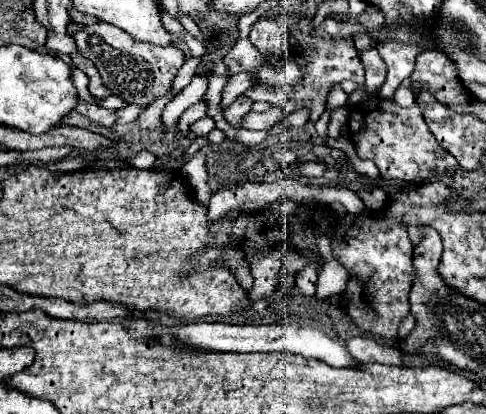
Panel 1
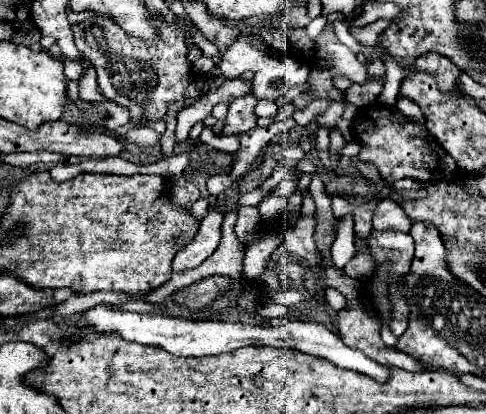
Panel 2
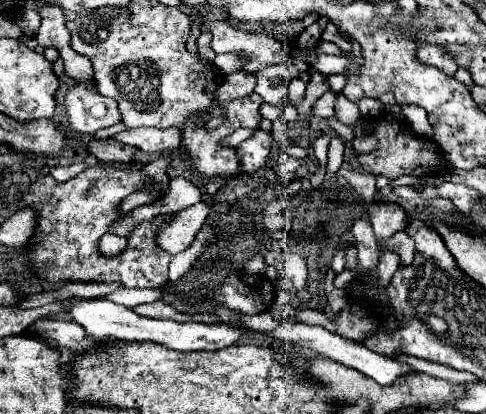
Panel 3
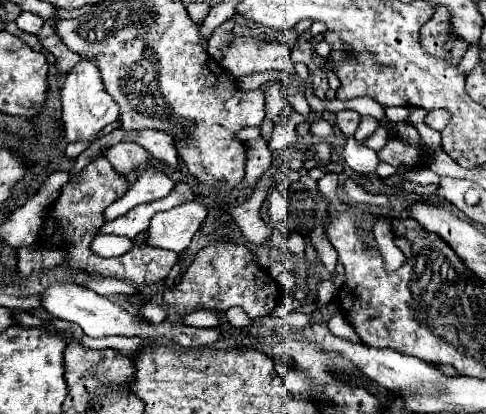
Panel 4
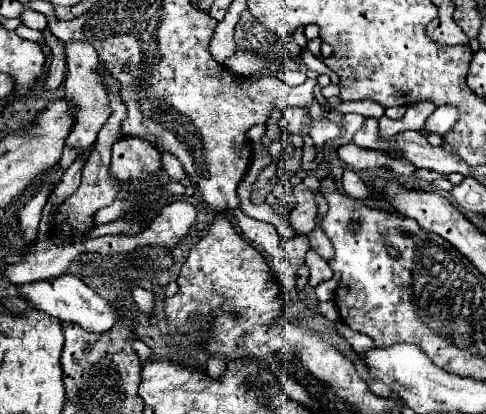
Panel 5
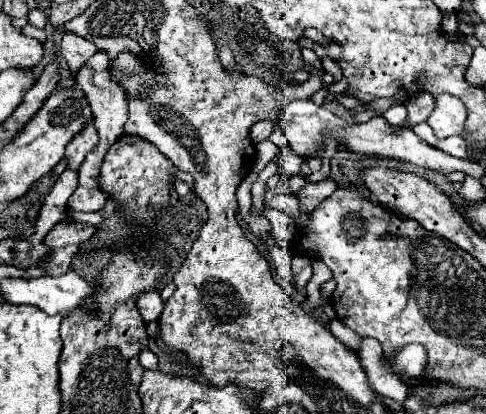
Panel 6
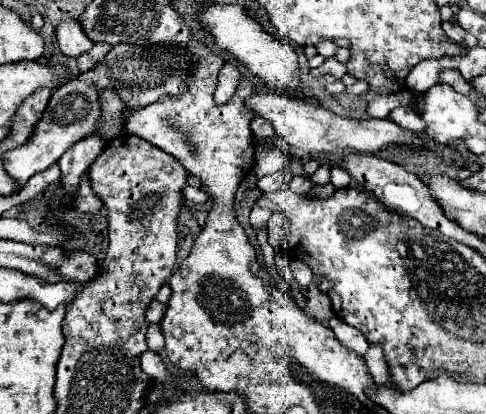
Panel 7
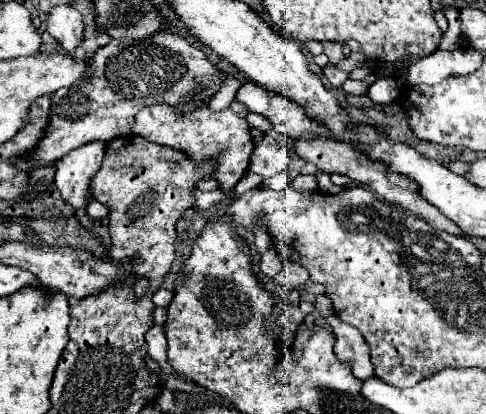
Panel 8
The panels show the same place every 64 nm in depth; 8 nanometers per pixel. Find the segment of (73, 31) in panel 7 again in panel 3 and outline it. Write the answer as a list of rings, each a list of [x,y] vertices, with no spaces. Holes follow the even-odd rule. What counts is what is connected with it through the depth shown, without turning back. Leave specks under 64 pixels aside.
[[[76,80],[76,86],[66,92],[66,110],[70,130],[76,134],[94,134],[100,128],[122,122],[116,100],[108,100],[96,92],[96,86],[86,86]]]

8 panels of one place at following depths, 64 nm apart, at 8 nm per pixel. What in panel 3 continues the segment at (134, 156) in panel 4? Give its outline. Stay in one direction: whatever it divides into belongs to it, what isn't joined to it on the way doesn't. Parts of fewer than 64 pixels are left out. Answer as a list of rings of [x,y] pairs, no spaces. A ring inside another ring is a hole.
[[[104,138],[104,140],[88,140],[86,152],[94,154],[98,160],[106,160],[106,162],[130,162],[134,158],[136,148],[126,146],[126,144],[122,146],[120,142],[112,140],[112,138]]]

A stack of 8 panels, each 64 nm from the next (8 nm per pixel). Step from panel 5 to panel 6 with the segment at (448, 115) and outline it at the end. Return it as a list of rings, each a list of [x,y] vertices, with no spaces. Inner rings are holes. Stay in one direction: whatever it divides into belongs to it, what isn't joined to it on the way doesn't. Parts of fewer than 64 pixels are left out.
[[[434,96],[436,108],[428,118],[428,126],[434,130],[438,138],[448,138],[454,134],[466,134],[464,122],[466,122],[466,110],[460,100],[454,96]]]

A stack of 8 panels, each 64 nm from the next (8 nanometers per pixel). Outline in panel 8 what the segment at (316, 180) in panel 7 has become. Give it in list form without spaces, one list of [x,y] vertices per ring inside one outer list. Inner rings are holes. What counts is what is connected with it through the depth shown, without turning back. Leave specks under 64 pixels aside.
[[[318,171],[316,174],[316,180],[317,180],[318,188],[322,192],[337,194],[343,189],[342,187],[334,185],[330,180],[330,175],[324,172]]]

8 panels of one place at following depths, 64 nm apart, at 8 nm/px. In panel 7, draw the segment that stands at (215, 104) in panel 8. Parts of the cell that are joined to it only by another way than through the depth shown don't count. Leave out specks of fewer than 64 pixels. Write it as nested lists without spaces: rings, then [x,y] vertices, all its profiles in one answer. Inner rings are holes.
[[[224,62],[222,70],[220,70],[220,84],[216,88],[216,94],[214,94],[214,100],[216,102],[228,102],[228,98],[232,96],[236,84],[238,84],[238,78],[240,78],[240,72],[236,68],[234,62]]]

